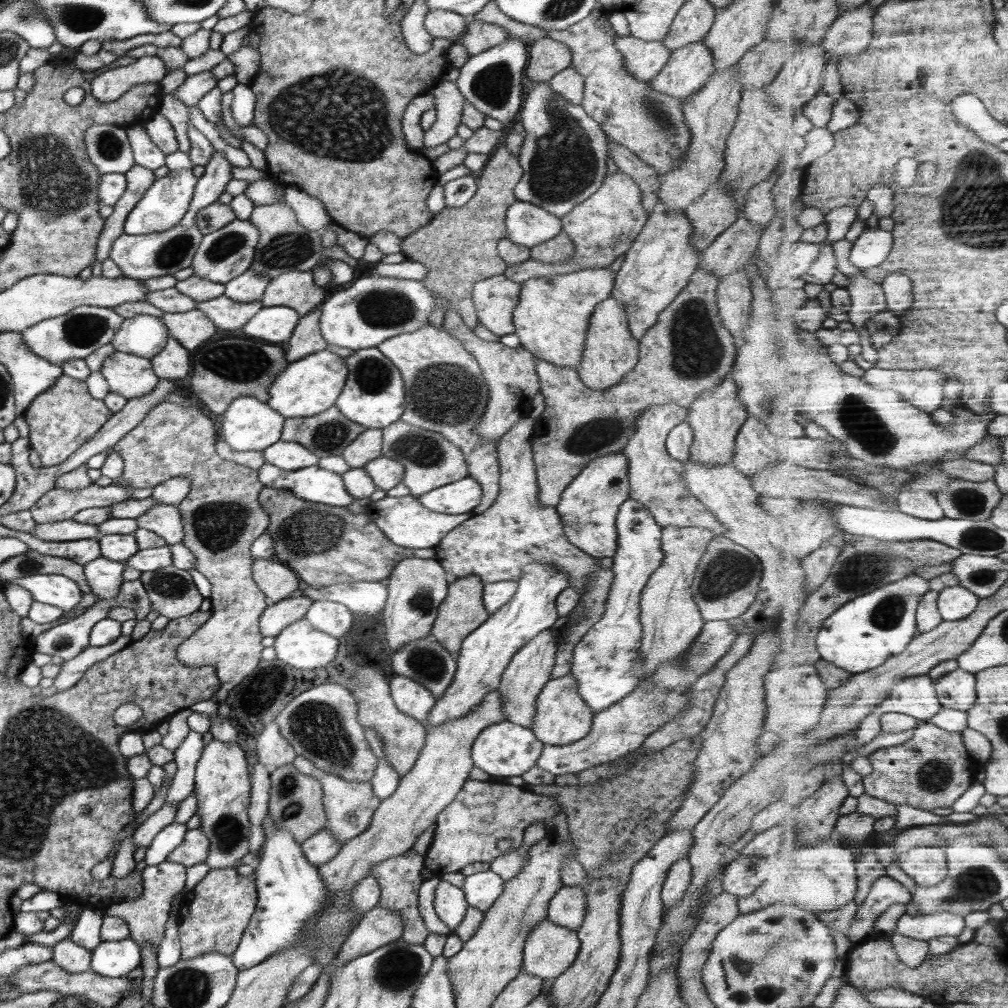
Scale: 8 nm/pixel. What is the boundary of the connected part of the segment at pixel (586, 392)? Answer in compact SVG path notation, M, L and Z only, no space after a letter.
M699 264L688 284L660 313L656 324L650 327L646 335L639 340L639 359L636 366L618 384L606 390L588 388L581 381L576 368L556 366L533 356L541 386L540 393L545 400L545 409L537 419L532 441L539 503L547 507L555 507L560 502L566 486L593 458L623 450L627 440L634 434L636 419L645 408L673 402L689 410L702 392L714 388L731 374L738 345L724 327L719 315L718 283L715 274L708 272Z

